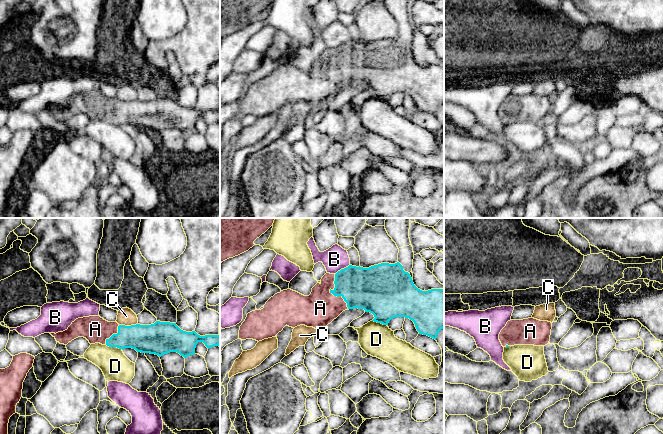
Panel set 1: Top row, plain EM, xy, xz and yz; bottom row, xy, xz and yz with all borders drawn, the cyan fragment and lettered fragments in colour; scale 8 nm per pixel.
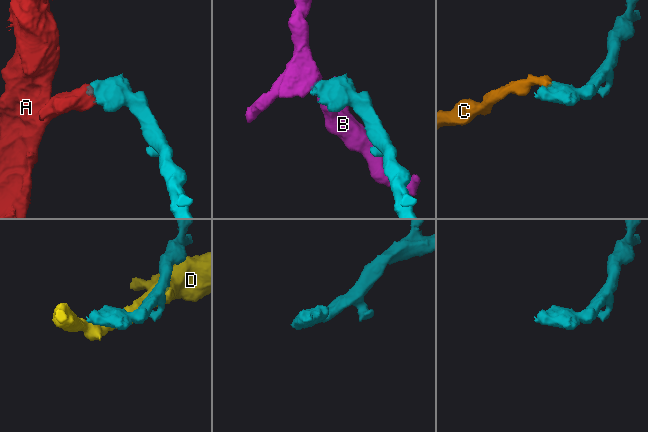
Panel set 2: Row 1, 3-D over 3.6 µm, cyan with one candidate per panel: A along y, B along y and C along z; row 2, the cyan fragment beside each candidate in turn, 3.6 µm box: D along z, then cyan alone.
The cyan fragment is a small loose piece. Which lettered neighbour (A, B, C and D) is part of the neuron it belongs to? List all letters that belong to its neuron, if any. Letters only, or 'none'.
A

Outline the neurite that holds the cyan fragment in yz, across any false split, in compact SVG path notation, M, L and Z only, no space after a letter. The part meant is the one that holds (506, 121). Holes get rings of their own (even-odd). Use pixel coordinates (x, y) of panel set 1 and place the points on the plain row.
M534 94L510 96L499 110L503 123L514 121L545 122L549 120L552 99Z

